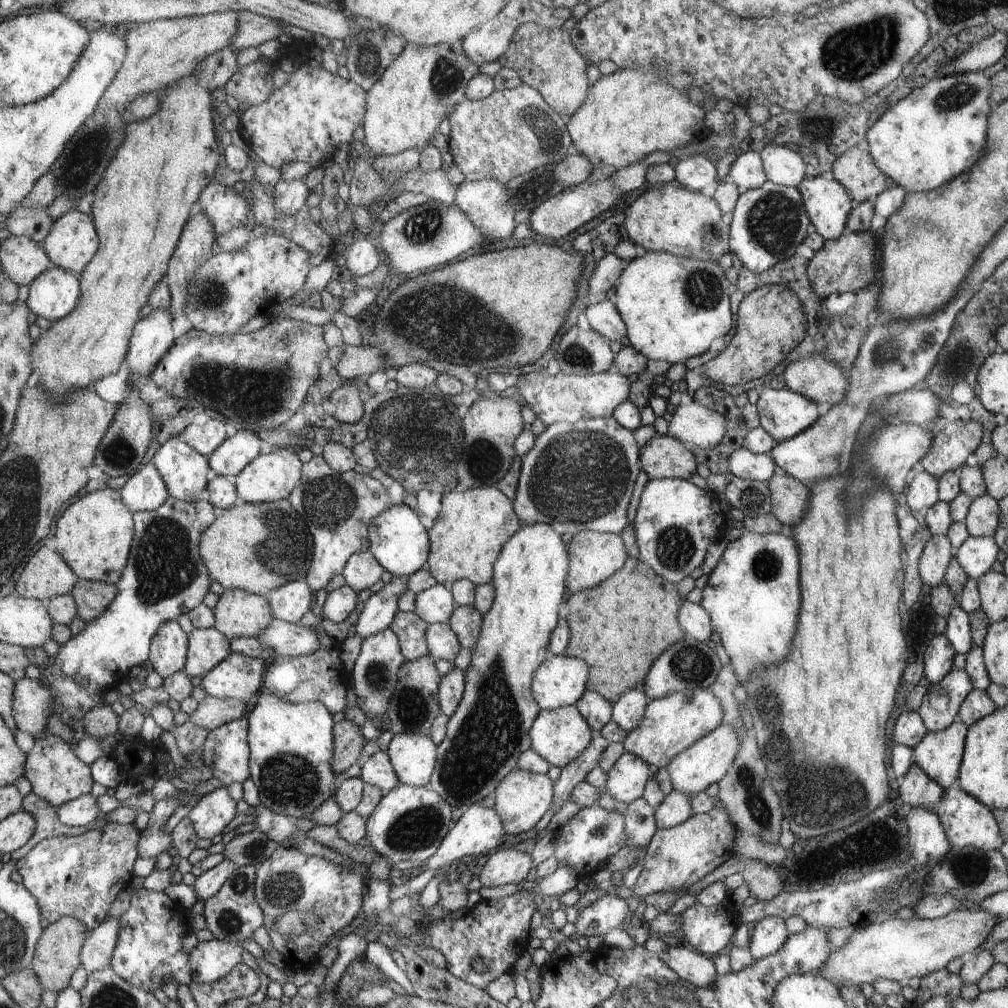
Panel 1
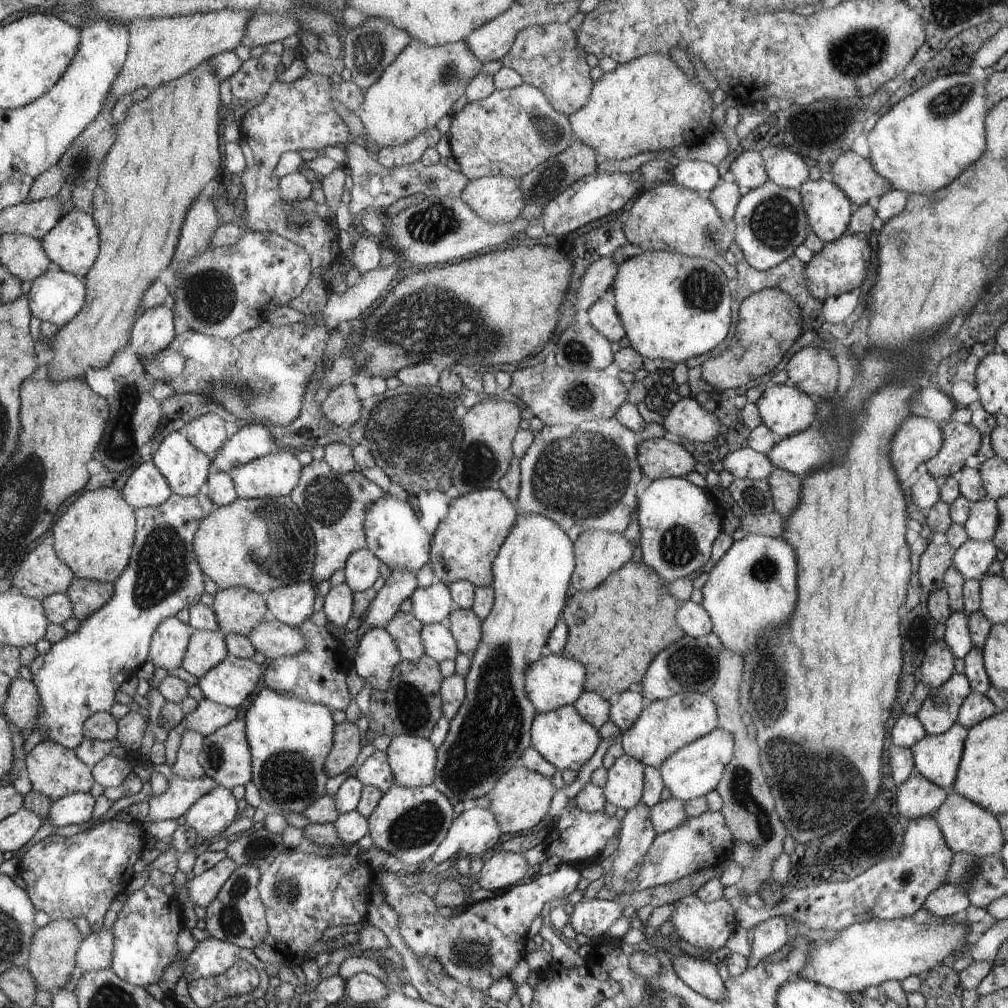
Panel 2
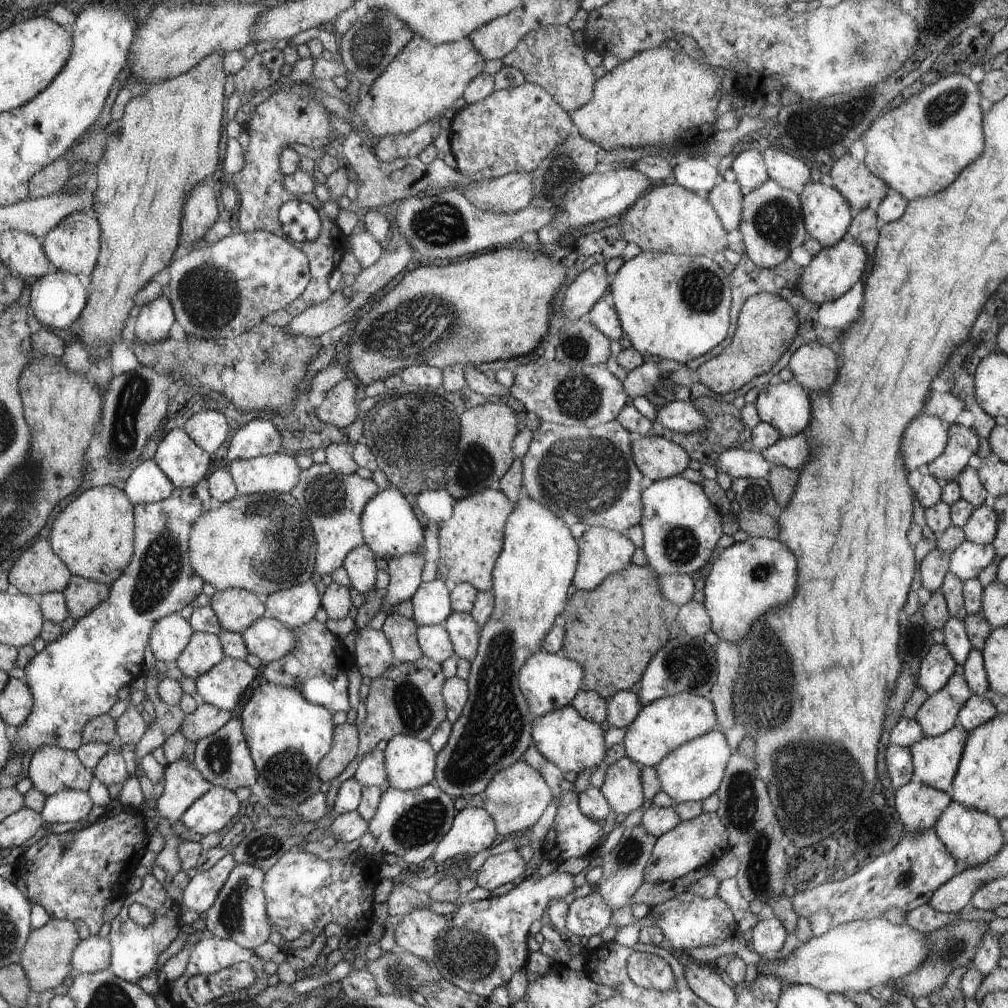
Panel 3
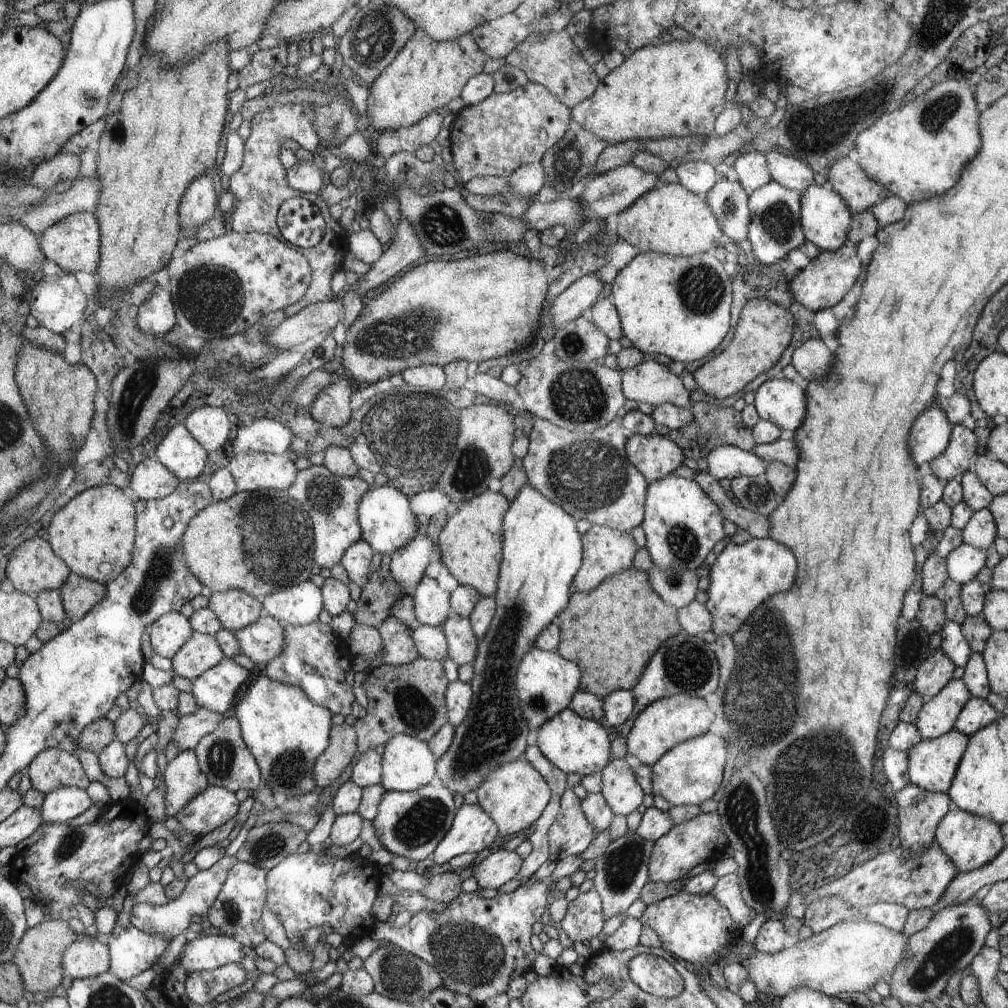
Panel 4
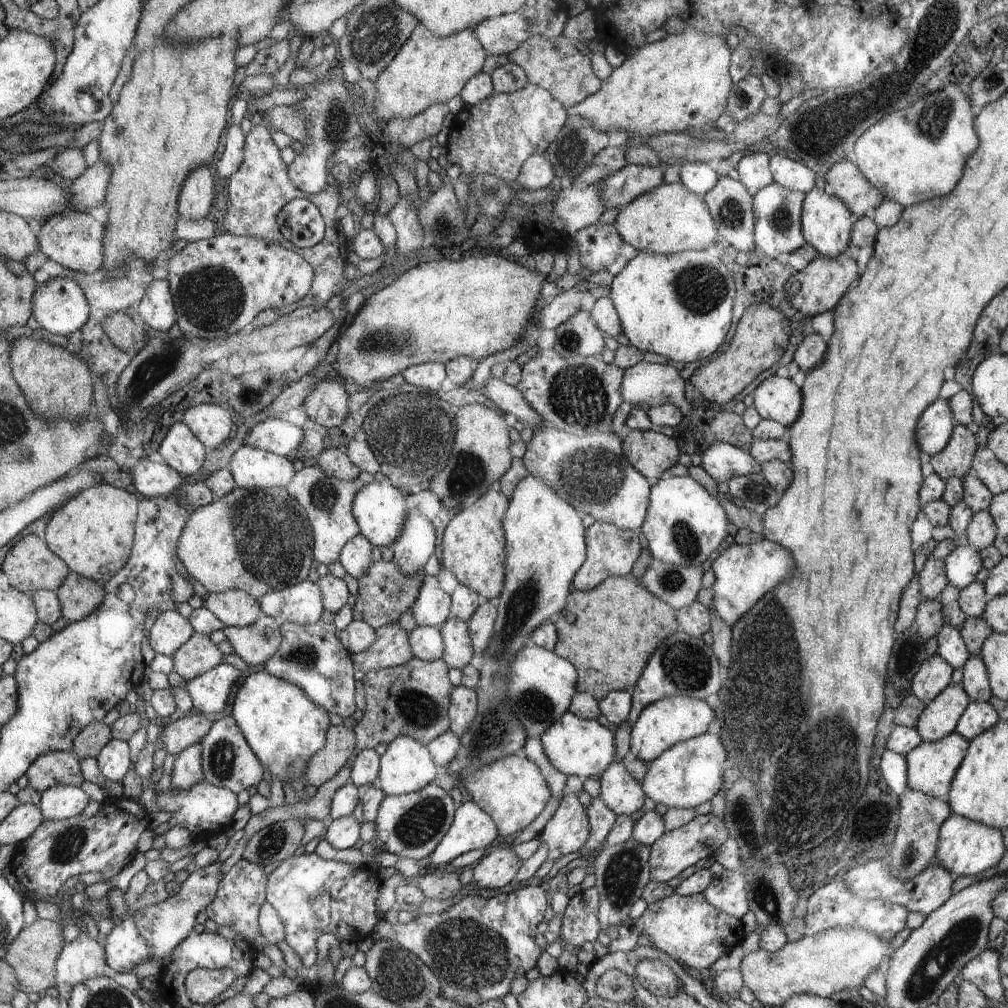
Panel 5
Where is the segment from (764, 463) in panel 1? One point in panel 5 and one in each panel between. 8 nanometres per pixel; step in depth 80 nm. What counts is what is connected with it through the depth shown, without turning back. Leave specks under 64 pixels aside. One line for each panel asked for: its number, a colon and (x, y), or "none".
2: (745, 463)
3: (740, 464)
4: (728, 462)
5: (722, 461)

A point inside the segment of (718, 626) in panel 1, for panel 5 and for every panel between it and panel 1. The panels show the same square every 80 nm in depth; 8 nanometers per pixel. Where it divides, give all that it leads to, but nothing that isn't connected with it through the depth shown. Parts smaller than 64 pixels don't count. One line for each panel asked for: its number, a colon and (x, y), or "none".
2: (751, 590)
3: (748, 578)
4: (743, 576)
5: (744, 573)

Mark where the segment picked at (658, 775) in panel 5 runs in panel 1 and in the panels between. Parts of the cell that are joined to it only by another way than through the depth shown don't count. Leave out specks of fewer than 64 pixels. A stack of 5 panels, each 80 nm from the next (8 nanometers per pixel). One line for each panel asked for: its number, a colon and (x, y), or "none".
1: (706, 762)
2: (695, 770)
3: (693, 772)
4: (691, 773)

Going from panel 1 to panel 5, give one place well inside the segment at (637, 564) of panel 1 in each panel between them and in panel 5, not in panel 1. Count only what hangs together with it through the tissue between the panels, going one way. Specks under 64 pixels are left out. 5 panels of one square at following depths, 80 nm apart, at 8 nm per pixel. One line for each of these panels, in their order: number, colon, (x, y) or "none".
2: (616, 630)
3: (612, 631)
4: (611, 632)
5: (609, 633)

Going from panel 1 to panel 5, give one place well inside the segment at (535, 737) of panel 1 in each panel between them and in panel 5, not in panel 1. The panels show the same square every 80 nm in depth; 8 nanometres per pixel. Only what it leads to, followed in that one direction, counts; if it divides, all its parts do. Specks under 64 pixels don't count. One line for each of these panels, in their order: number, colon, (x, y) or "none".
2: (567, 740)
3: (572, 743)
4: (573, 744)
5: (583, 747)

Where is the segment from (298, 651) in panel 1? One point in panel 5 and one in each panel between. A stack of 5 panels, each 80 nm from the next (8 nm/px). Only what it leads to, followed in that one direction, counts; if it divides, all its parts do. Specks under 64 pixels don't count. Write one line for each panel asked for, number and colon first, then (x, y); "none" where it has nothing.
2: (274, 639)
3: (269, 640)
4: (262, 641)
5: (256, 644)

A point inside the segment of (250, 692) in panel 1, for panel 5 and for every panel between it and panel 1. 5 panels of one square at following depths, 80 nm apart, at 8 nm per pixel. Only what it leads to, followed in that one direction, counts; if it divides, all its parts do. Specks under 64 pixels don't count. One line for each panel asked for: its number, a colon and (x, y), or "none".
2: (229, 684)
3: (223, 686)
4: (216, 689)
5: (210, 692)

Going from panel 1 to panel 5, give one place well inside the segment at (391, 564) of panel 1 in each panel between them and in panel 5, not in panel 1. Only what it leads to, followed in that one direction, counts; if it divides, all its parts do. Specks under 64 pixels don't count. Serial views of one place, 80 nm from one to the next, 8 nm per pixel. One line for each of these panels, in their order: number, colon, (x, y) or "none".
2: (395, 537)
3: (391, 529)
4: (387, 523)
5: (381, 511)

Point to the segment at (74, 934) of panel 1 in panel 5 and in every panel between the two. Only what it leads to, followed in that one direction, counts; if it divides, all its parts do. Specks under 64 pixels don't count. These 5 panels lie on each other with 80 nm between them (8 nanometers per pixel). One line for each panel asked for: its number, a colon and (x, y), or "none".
2: (52, 957)
3: (47, 961)
4: (39, 955)
5: (34, 954)

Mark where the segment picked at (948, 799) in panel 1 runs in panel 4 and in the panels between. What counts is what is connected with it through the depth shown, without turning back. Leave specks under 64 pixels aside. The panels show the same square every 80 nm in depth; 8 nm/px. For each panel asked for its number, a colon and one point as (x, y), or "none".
2: (965, 827)
3: (973, 837)
4: (969, 841)

